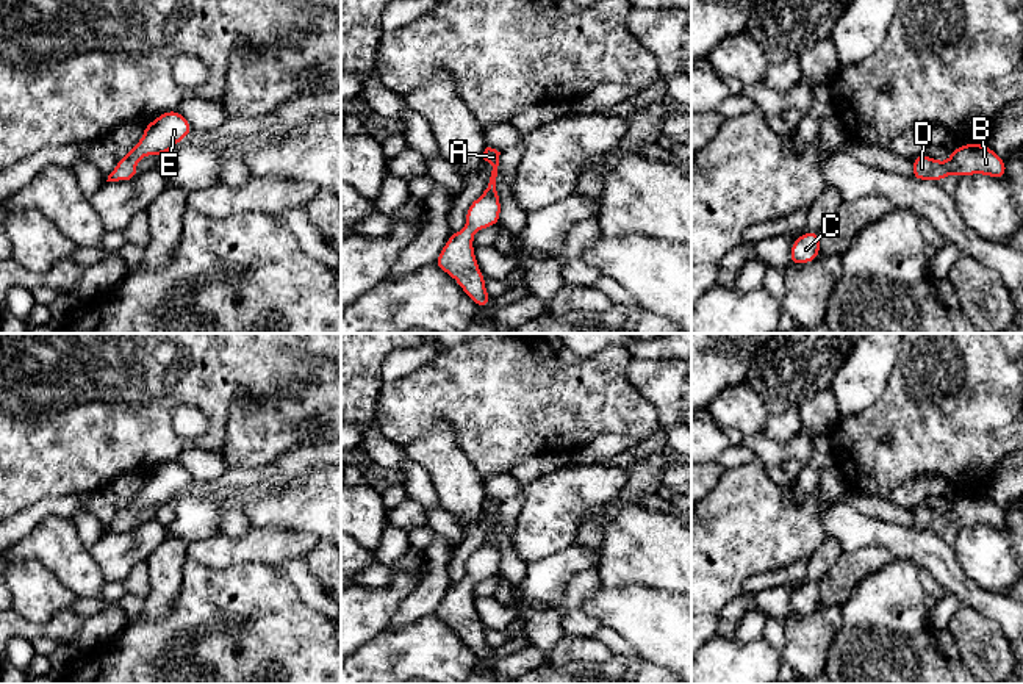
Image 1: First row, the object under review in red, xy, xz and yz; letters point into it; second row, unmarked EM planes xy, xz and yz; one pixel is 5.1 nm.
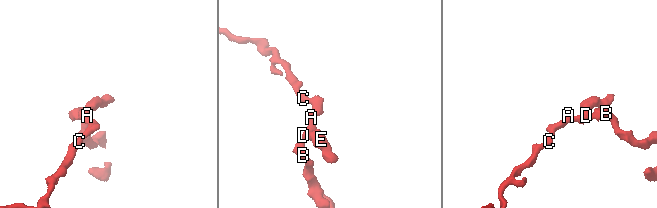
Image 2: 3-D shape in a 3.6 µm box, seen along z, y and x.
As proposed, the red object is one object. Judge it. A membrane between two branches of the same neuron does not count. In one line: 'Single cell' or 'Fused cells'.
Single cell

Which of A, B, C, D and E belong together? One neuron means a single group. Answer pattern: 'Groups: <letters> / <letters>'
Groups: A B C D E

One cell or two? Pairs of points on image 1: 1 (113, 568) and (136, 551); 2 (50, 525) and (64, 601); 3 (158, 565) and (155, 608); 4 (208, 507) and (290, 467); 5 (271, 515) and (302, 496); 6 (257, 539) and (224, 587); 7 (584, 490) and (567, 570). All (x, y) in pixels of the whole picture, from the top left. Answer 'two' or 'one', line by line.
1: one
2: two
3: one
4: two
5: one
6: two
7: two

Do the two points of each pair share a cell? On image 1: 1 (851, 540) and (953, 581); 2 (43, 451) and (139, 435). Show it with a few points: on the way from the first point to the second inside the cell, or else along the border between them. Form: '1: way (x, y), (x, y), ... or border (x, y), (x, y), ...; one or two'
1: way (876, 536), (892, 536), (917, 545), (928, 556); one
2: way (66, 435), (116, 434); one

